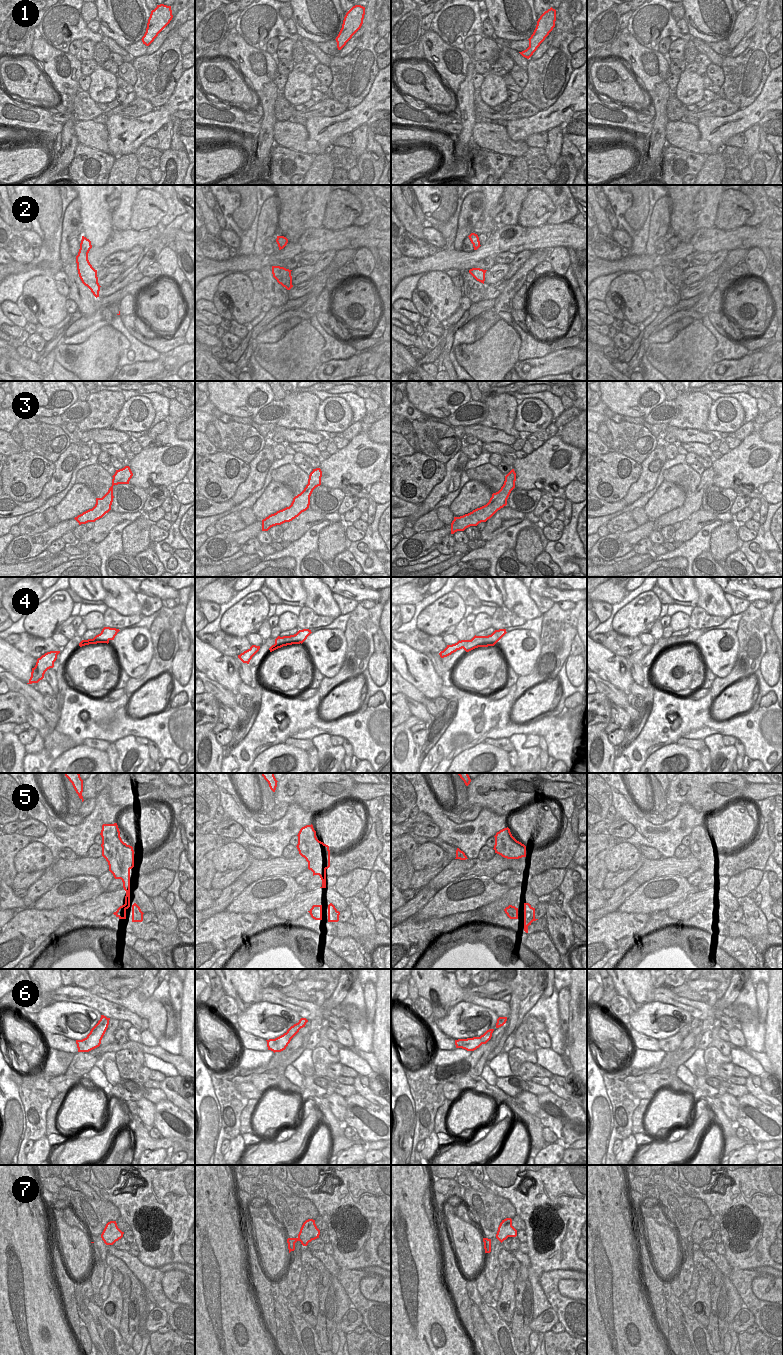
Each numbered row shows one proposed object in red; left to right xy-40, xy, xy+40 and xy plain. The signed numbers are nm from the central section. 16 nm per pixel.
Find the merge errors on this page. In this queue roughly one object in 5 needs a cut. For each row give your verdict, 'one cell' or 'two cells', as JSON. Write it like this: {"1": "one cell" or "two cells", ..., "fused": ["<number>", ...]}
{"1": "one cell", "2": "one cell", "3": "one cell", "4": "two cells", "5": "two cells", "6": "two cells", "7": "one cell", "fused": ["4", "5", "6"]}

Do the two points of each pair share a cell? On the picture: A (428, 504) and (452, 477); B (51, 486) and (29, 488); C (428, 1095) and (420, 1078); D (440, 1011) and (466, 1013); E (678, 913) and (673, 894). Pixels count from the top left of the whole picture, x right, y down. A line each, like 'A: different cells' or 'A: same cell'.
A: same cell
B: different cells
C: different cells
D: different cells
E: different cells

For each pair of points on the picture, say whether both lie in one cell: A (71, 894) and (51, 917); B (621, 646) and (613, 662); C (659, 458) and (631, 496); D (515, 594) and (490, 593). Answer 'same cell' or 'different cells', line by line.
A: different cells
B: different cells
C: same cell
D: different cells

